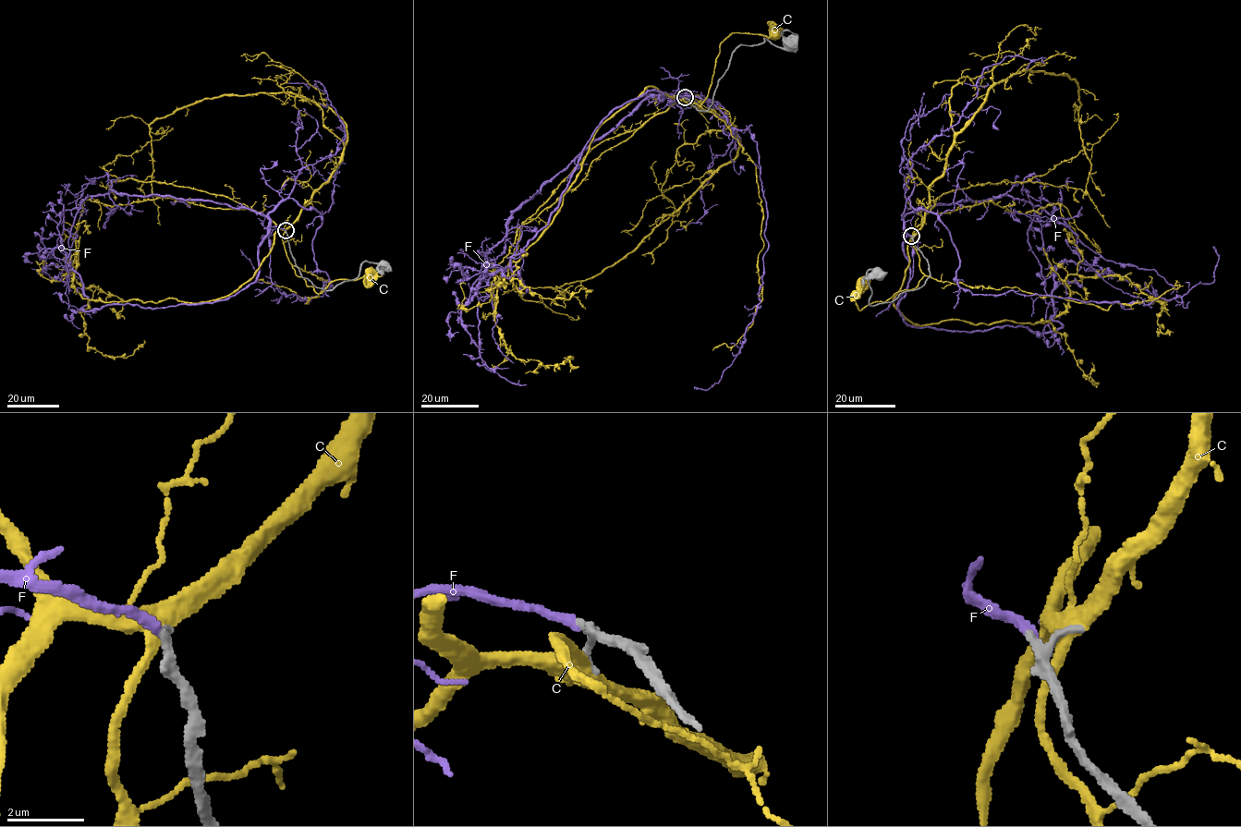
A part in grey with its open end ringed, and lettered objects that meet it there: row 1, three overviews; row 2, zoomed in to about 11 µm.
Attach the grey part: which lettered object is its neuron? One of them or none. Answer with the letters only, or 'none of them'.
F

